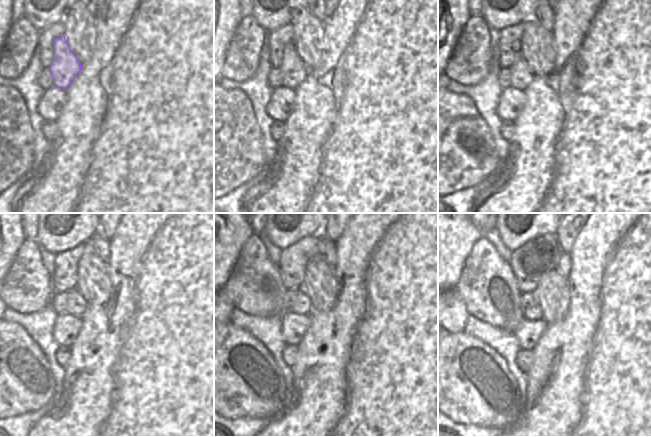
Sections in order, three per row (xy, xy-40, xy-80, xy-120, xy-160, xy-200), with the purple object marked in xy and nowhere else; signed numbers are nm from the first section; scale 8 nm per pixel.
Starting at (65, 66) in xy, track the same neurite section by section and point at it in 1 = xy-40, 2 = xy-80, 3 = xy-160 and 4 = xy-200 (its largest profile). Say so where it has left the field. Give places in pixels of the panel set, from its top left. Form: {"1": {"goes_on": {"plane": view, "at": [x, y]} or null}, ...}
{"1": {"goes_on": {"plane": "xy-40", "at": [294, 71]}}, "2": {"goes_on": {"plane": "xy-80", "at": [521, 75]}}, "3": {"goes_on": {"plane": "xy-160", "at": [299, 303]}}, "4": {"goes_on": {"plane": "xy-200", "at": [528, 299]}}}

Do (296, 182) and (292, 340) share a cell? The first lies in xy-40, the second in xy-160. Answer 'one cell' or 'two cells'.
two cells

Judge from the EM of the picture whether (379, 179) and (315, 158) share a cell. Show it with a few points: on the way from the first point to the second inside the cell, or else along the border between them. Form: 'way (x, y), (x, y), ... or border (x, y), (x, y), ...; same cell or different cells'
way (367, 154), (334, 121), (329, 122), (325, 133); same cell

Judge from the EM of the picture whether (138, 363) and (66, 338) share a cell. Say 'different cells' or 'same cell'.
different cells

